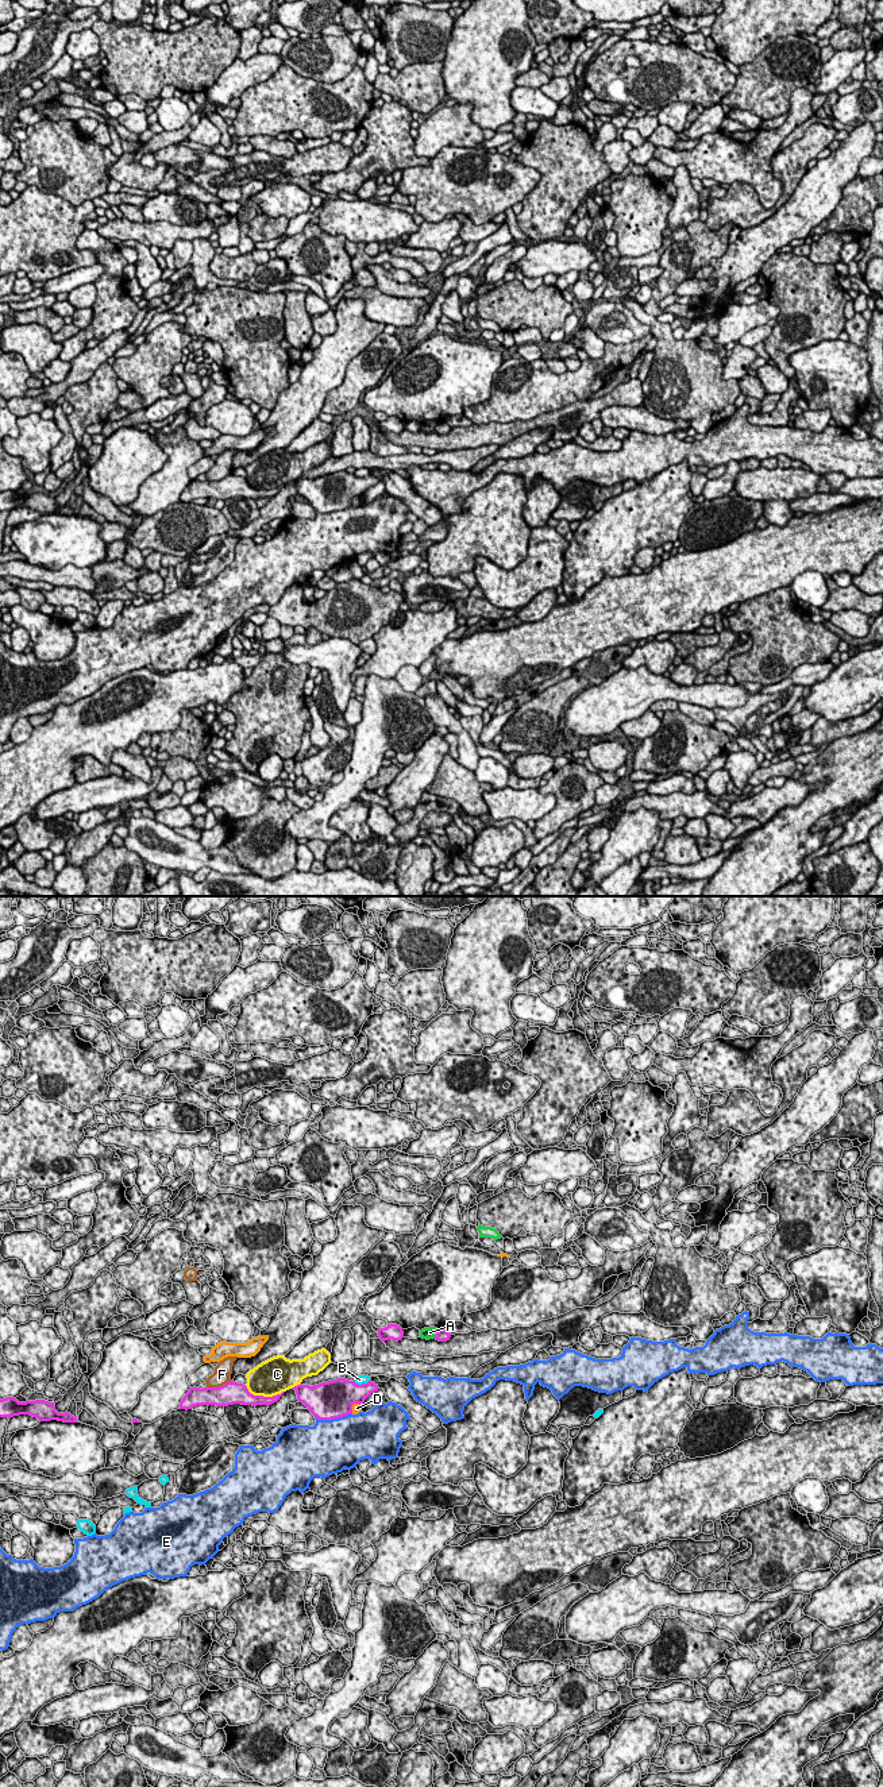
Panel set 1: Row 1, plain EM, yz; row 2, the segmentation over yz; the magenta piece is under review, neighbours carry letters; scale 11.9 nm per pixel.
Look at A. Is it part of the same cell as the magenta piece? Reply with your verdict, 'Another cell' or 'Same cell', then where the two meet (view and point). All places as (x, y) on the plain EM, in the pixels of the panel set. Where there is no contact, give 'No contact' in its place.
Another cell. Touches magenta at yz (436, 427)

